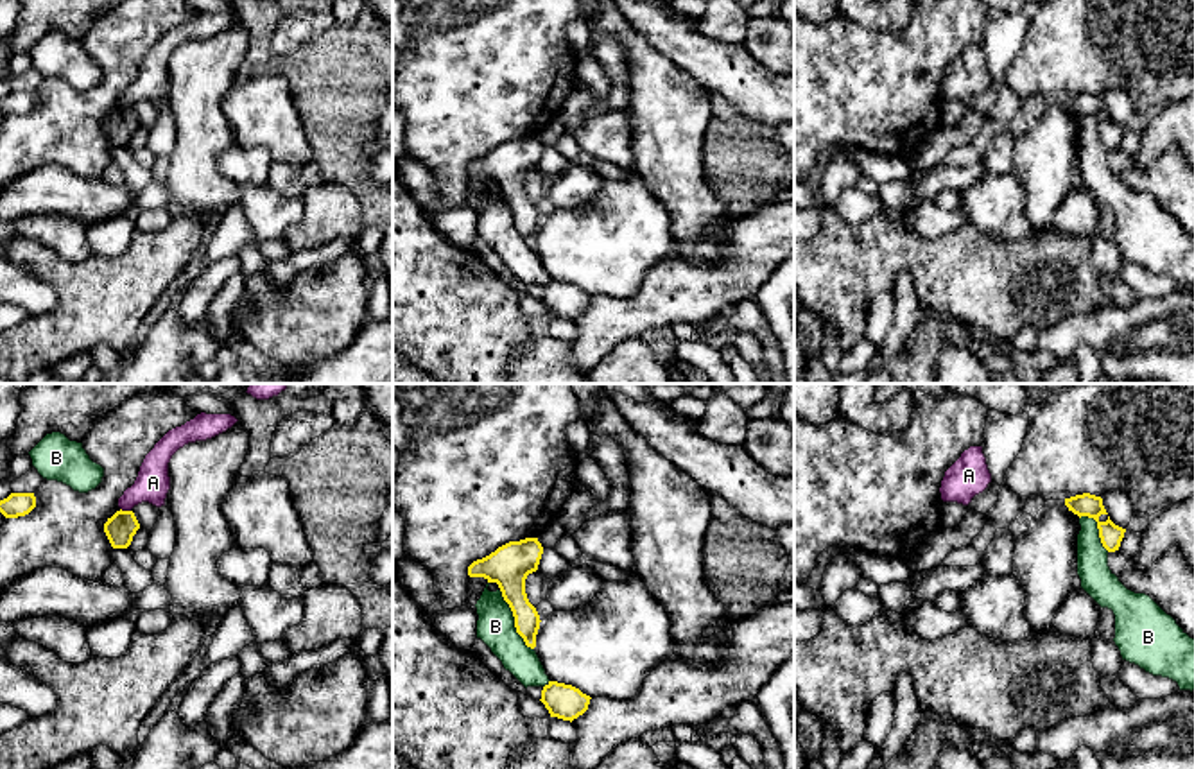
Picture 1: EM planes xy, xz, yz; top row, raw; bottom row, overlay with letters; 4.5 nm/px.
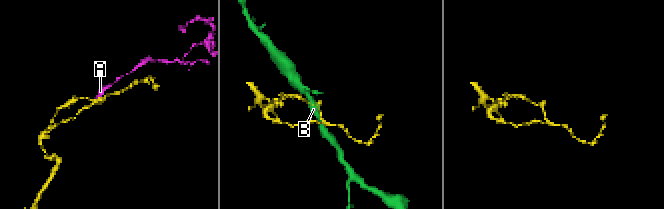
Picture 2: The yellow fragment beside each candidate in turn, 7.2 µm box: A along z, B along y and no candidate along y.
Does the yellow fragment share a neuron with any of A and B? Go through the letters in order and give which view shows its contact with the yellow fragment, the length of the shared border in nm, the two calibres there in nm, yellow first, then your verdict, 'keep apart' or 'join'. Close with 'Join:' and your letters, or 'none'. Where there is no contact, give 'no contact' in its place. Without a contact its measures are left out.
A: xy | 50 nm | 140/160 nm | keep apart
B: xz | 320 nm | 190/170 nm | keep apart
Join: none

